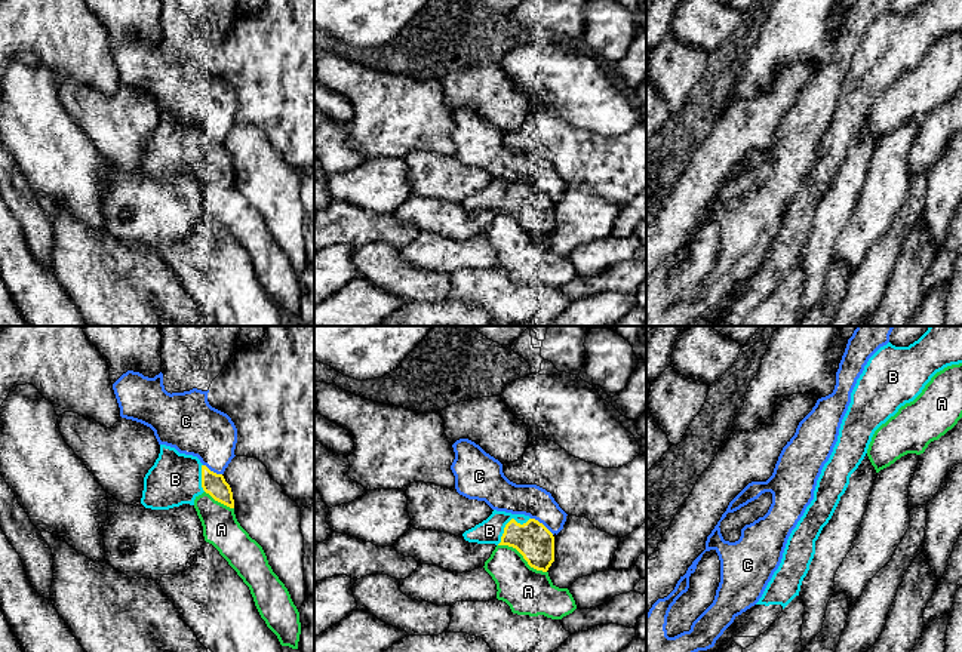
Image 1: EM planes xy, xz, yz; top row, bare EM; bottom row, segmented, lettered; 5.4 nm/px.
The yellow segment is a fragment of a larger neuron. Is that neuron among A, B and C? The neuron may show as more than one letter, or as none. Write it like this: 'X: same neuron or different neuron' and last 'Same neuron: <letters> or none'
A: different neuron
B: same neuron
C: different neuron
Same neuron: B

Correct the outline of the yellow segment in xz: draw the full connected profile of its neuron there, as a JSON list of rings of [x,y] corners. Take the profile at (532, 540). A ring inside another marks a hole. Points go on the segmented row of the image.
[[[494,510],[486,520],[465,530],[462,536],[468,542],[513,547],[537,570],[547,572],[554,562],[553,533],[525,514]]]

